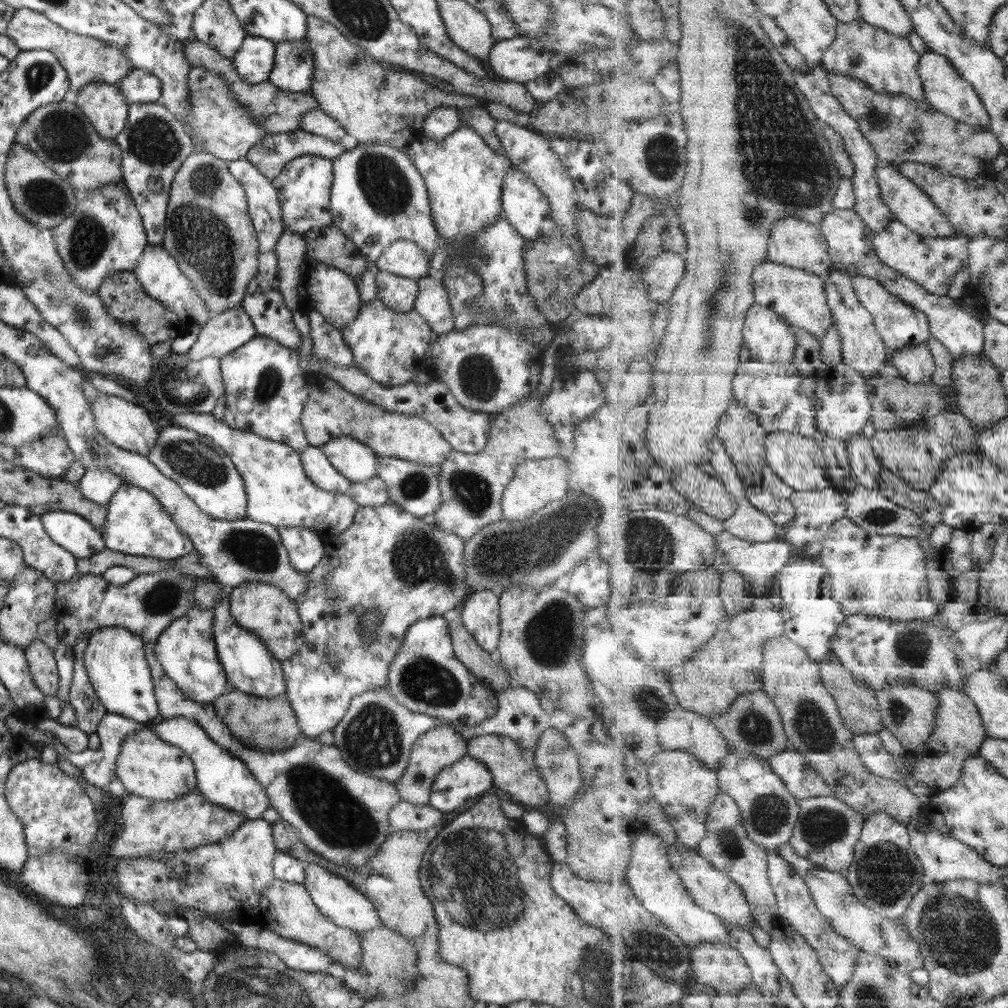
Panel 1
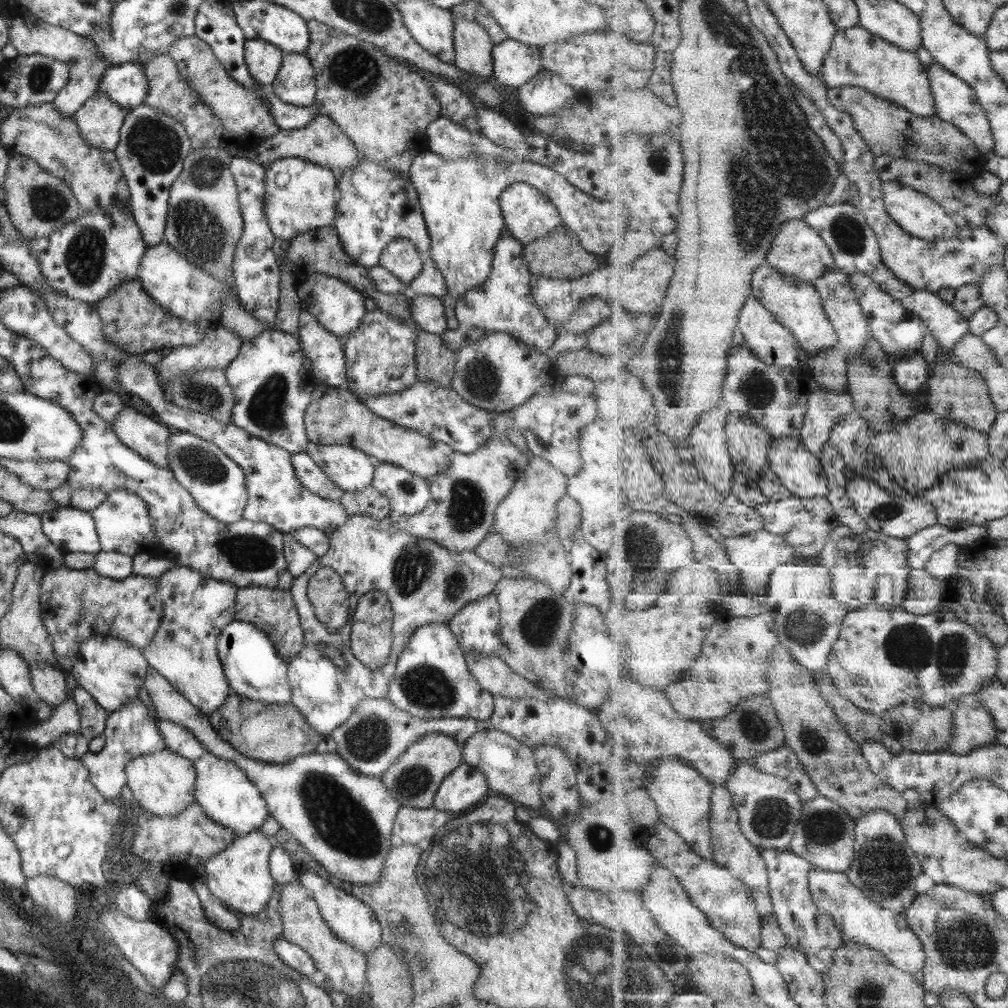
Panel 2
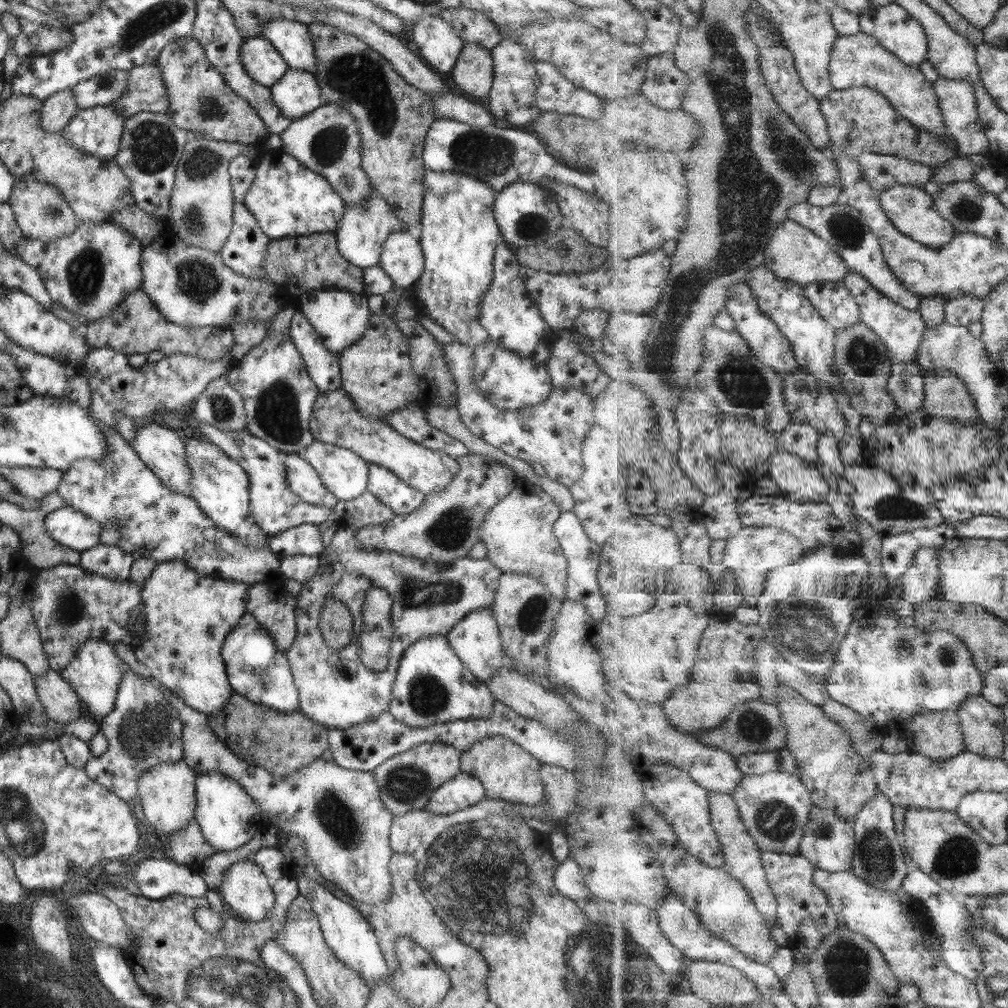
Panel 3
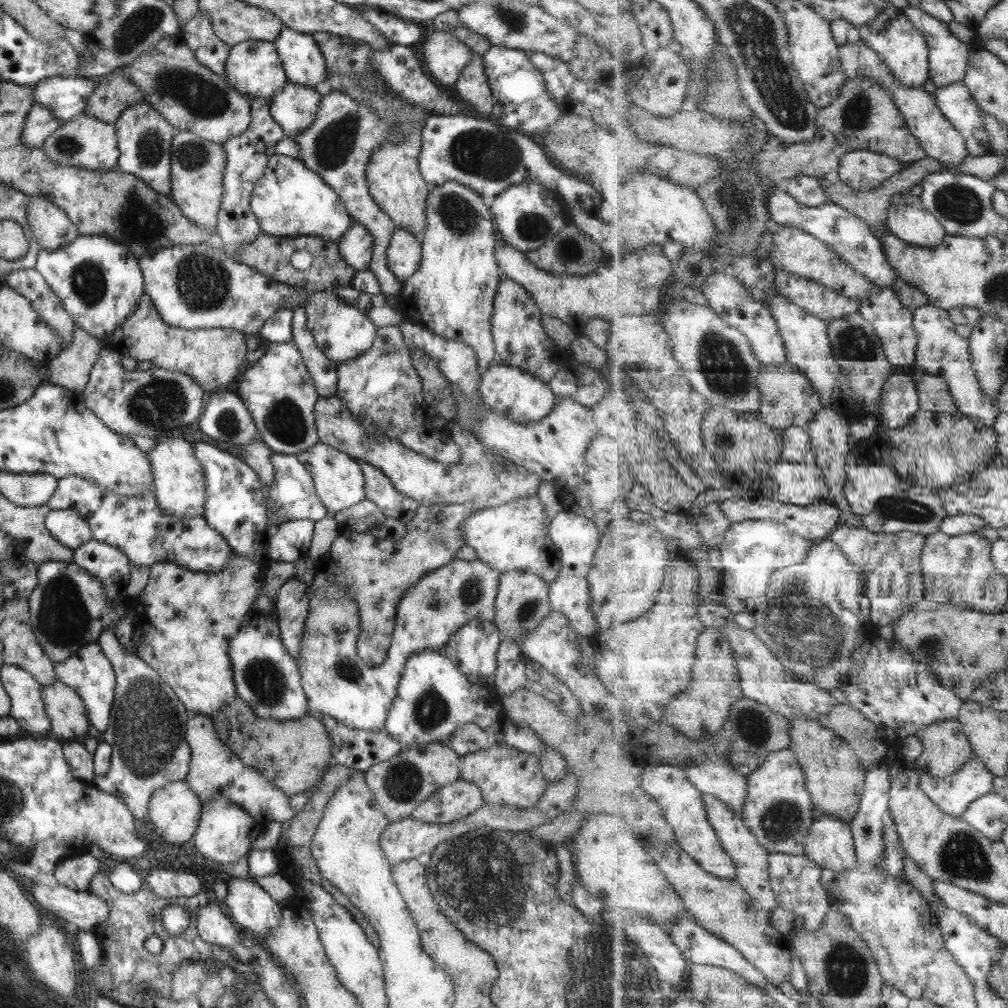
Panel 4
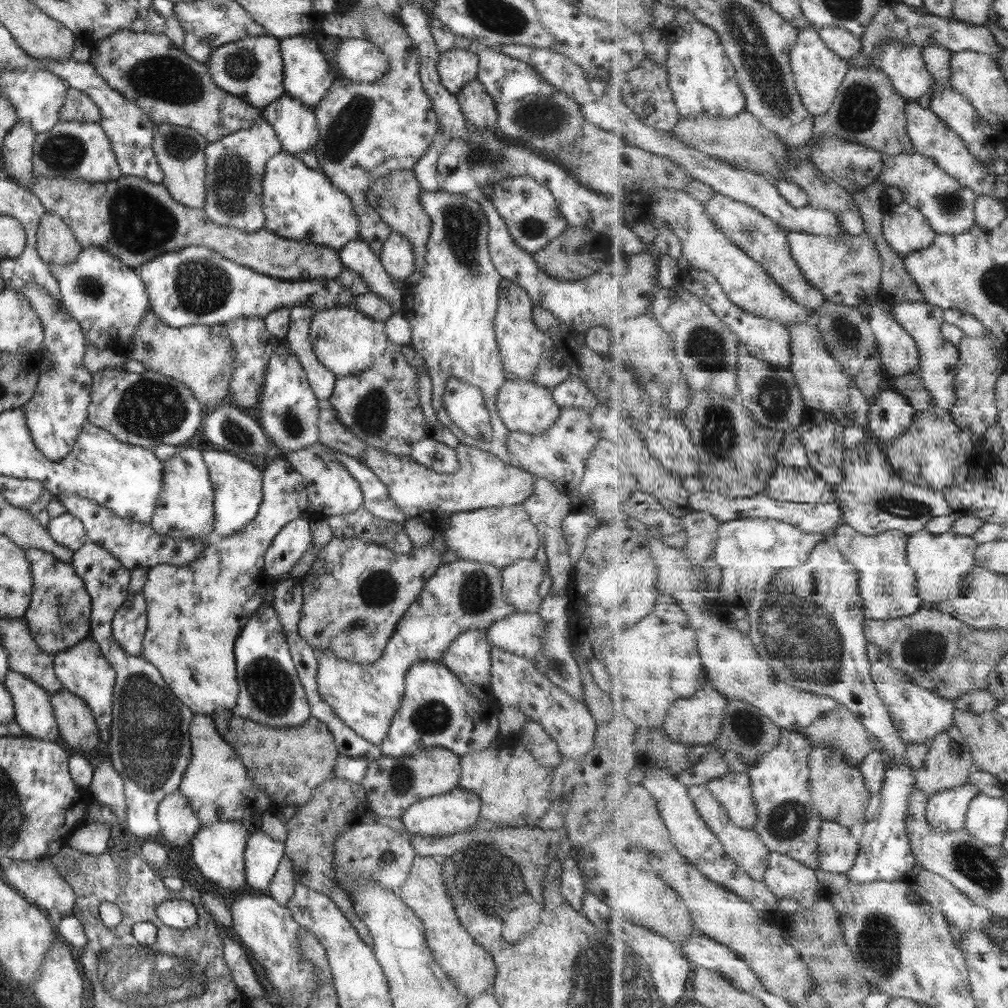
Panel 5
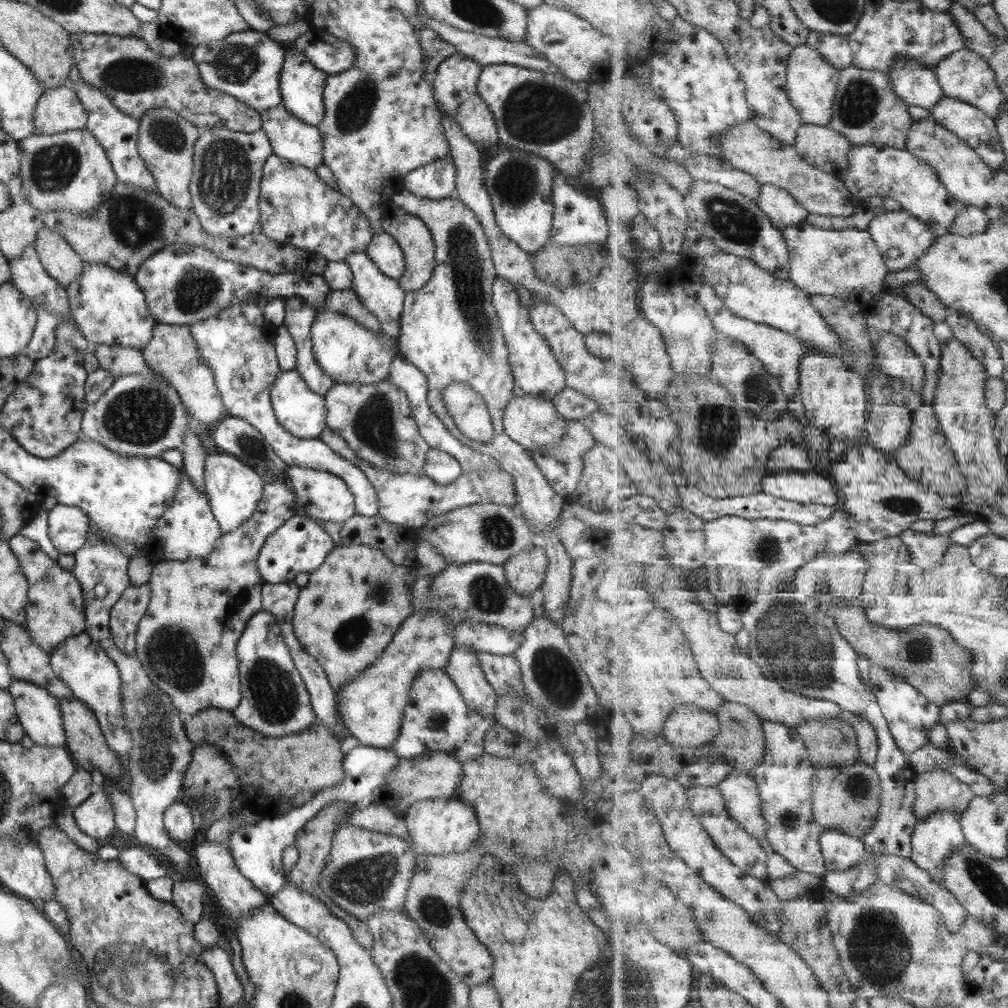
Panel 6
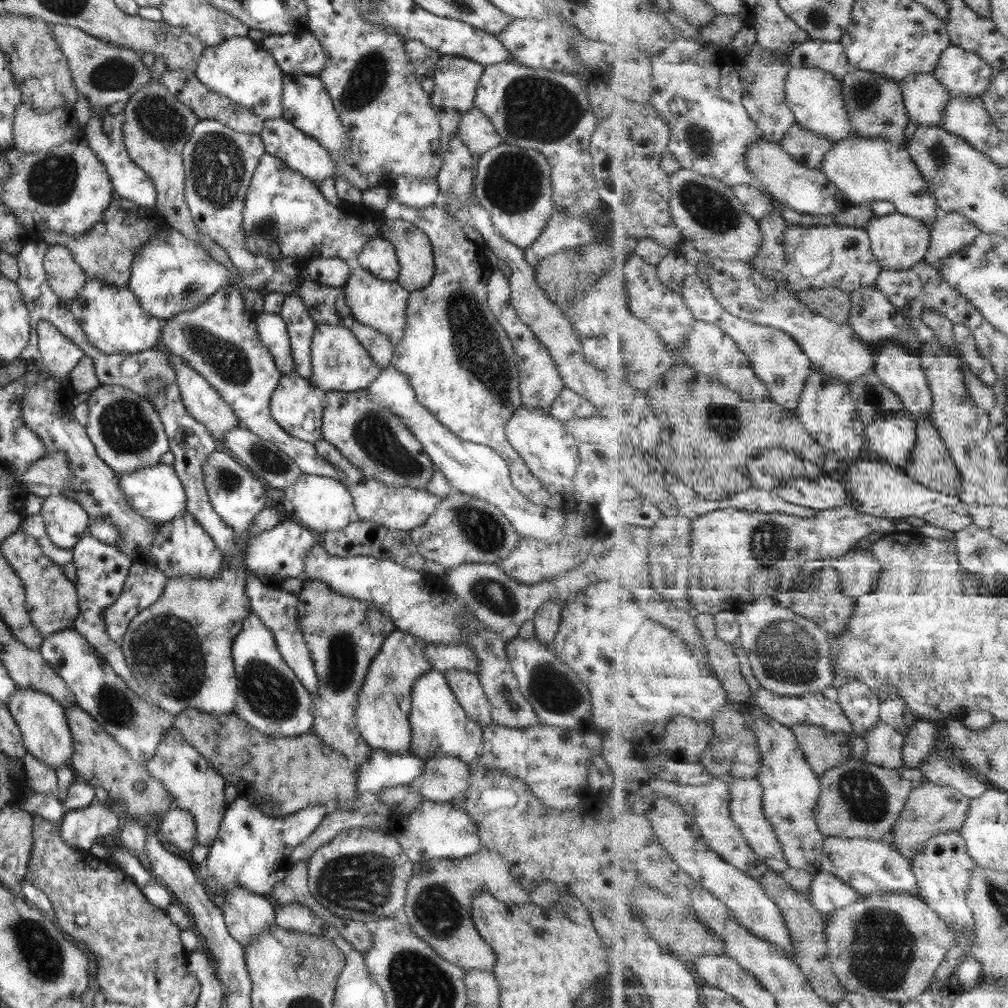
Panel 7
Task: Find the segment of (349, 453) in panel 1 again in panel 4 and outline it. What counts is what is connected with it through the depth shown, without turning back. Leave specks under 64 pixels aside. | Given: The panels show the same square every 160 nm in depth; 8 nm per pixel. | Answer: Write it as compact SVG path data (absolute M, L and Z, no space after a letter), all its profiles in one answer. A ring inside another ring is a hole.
M317 442L307 450L298 452L296 457L310 474L315 494L319 502L326 508L329 516L364 499L364 478L361 469L355 459L347 454L335 450L332 446Z

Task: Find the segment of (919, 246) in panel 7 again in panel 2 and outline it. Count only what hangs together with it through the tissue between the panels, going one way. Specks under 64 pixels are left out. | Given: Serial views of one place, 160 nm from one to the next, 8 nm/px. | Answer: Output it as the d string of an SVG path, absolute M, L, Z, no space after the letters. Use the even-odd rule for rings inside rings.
M883 182L884 202L887 212L903 227L909 234L915 235L929 242L951 240L957 236L961 227L955 219L947 214L947 211L935 202L929 195L922 194L914 187L903 185L901 182Z

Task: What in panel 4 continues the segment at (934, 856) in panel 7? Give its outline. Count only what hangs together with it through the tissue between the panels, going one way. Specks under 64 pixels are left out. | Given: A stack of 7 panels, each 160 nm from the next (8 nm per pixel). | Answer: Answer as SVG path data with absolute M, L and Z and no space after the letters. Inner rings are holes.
M902 753L900 761L903 761L904 765L920 774L920 787L927 793L932 802L935 802L935 805L939 806L941 810L955 818L962 818L971 803L977 801L979 797L994 792L994 778L997 776L994 776L985 766L982 759L976 755L967 761L959 769L959 772L947 778L939 778L938 776L922 772L922 769L918 766L917 759L905 757Z

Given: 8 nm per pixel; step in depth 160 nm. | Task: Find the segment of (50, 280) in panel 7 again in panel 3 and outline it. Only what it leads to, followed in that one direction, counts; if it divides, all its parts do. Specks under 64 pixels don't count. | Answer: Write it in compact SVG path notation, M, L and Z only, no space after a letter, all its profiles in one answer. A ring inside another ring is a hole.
M14 179L9 198L17 226L27 239L47 243L70 235L78 225L74 212L53 187L33 181L33 179Z

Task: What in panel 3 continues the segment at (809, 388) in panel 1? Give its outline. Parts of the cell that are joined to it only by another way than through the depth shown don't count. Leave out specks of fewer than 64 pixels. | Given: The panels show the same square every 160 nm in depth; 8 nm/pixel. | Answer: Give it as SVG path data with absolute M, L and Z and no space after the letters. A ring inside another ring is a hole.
M707 328L704 333L704 358L699 372L690 382L705 391L726 414L745 415L779 436L792 422L783 390L784 373L761 362L750 344L736 330Z

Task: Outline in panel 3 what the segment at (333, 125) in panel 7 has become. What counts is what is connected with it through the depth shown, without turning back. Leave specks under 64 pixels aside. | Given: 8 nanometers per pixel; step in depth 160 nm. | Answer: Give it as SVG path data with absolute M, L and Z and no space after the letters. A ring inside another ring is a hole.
M278 18L256 28L256 37L267 39L287 69L312 72L315 67L314 47L306 25L291 19Z

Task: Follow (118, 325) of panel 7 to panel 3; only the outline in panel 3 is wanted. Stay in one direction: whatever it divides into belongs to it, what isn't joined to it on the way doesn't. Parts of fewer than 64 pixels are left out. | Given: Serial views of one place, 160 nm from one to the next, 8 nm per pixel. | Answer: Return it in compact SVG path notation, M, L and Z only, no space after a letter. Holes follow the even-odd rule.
M117 219L97 224L79 222L70 235L47 243L24 237L16 244L17 256L41 277L51 300L82 316L87 324L107 316L127 294L140 288L141 251L141 243Z

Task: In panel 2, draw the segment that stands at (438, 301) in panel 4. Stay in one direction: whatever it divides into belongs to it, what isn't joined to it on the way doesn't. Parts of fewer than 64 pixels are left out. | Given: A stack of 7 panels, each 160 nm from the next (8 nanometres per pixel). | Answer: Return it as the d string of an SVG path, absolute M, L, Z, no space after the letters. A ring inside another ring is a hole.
M426 149L413 157L408 178L417 193L429 237L429 258L443 276L444 293L439 299L447 330L458 328L453 313L455 300L489 276L493 247L504 228L498 198L511 184L523 182L545 195L555 205L562 227L574 232L578 244L589 254L605 256L609 245L617 241L623 244L628 230L630 212L627 206L613 201L601 202L583 194L549 167L531 161L486 158L474 152L463 158L443 160Z

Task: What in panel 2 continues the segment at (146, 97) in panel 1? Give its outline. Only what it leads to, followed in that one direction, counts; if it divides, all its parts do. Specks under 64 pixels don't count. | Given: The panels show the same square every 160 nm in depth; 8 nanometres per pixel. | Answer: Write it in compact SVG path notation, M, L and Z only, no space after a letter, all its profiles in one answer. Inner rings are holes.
M124 63L103 70L95 95L106 96L111 103L123 109L133 109L141 105L147 88L149 85L141 66Z

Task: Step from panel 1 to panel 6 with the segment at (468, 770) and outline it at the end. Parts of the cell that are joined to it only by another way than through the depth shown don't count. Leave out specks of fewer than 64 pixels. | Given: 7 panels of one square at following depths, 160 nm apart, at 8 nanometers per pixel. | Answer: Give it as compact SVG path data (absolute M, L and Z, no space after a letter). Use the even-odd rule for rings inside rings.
M457 798L413 802L405 811L403 822L406 826L409 848L415 856L441 855L465 852L480 836L475 811L463 805Z

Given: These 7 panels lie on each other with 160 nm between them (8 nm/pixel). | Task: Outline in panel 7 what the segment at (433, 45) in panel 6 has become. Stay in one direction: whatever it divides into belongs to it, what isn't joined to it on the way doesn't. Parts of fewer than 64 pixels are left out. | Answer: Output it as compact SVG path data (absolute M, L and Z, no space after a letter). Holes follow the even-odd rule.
M415 40L405 41L403 51L407 55L409 65L413 66L413 75L415 75L416 80L419 80L419 86L423 89L423 93L431 98L433 93L433 82L431 80L440 55L435 53L435 50L429 50Z

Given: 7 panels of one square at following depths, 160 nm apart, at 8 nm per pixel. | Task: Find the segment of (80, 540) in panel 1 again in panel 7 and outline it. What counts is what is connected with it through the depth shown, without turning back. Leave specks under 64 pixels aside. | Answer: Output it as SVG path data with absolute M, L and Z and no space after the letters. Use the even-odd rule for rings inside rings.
M50 494L45 497L38 515L42 518L45 534L49 541L61 550L70 550L73 545L83 538L87 522L90 519L79 504L60 494Z

